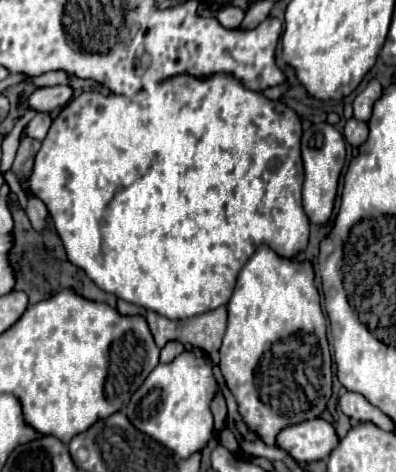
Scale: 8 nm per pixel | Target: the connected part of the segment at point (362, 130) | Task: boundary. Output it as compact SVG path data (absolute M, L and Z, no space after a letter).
M350 119L350 121L346 121L346 125L344 125L344 137L346 137L346 141L348 141L350 145L358 147L358 145L364 143L366 137L368 137L368 125L366 125L364 121Z

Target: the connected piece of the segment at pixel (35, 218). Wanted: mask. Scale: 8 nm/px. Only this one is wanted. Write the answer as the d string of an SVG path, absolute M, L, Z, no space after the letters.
M28 197L28 209L26 209L26 213L28 213L30 223L34 225L34 229L42 229L42 225L46 225L48 211L46 211L46 207L42 205L40 199L36 199L36 197Z

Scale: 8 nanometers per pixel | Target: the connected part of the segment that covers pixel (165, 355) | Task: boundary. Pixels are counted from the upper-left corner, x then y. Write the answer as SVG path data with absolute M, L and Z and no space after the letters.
M168 341L164 347L162 347L162 351L160 351L160 361L162 363L168 363L168 361L172 361L178 353L182 353L184 351L184 345L182 343L178 343L178 341Z

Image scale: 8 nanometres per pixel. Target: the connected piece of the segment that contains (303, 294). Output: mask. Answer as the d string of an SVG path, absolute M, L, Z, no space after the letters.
M260 245L254 251L242 267L228 301L228 329L220 347L220 367L244 421L266 445L274 445L276 435L284 427L320 417L332 395L332 359L326 341L326 317L320 309L320 295L314 285L310 261L280 257L268 245Z

